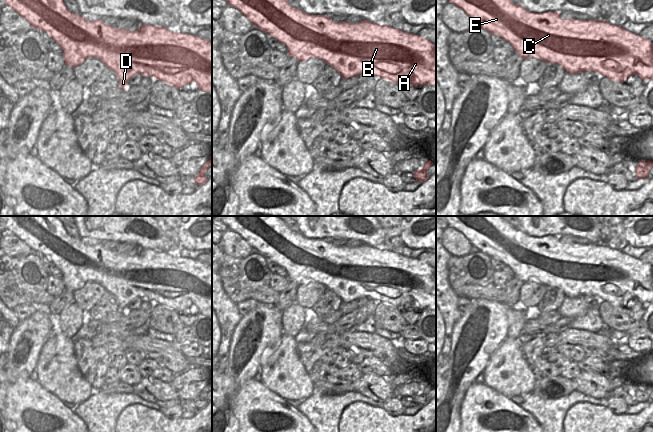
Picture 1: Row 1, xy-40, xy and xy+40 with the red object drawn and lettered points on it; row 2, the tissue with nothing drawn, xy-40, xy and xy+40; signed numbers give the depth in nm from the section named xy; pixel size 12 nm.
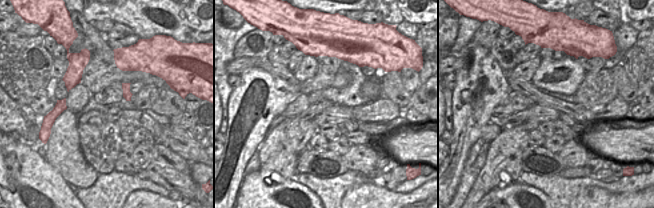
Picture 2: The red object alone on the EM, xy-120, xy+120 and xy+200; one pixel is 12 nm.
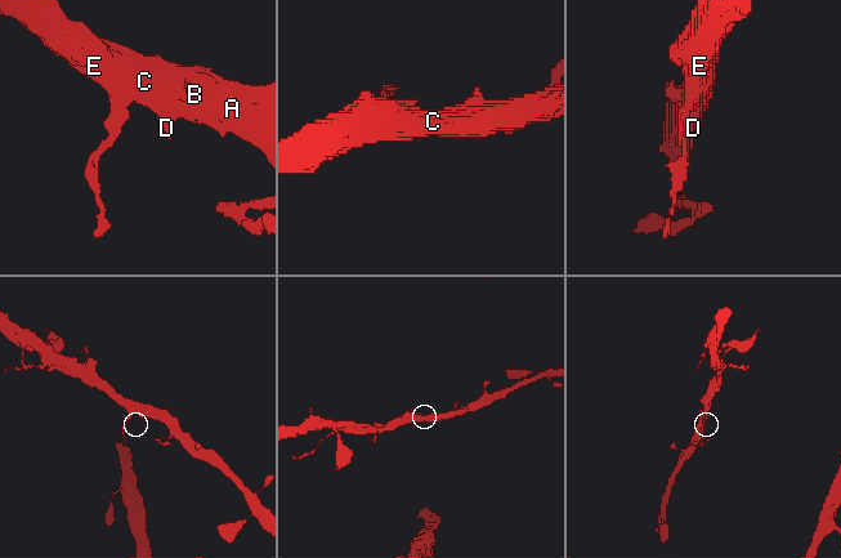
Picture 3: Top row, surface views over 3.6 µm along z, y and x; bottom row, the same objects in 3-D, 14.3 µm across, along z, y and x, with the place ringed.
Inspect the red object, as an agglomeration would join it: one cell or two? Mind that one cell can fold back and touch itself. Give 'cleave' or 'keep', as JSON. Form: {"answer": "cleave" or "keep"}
{"answer": "keep"}

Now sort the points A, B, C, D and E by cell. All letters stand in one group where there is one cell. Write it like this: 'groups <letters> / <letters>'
groups A B C D E

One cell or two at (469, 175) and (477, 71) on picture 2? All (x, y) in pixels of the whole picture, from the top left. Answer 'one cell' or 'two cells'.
two cells

